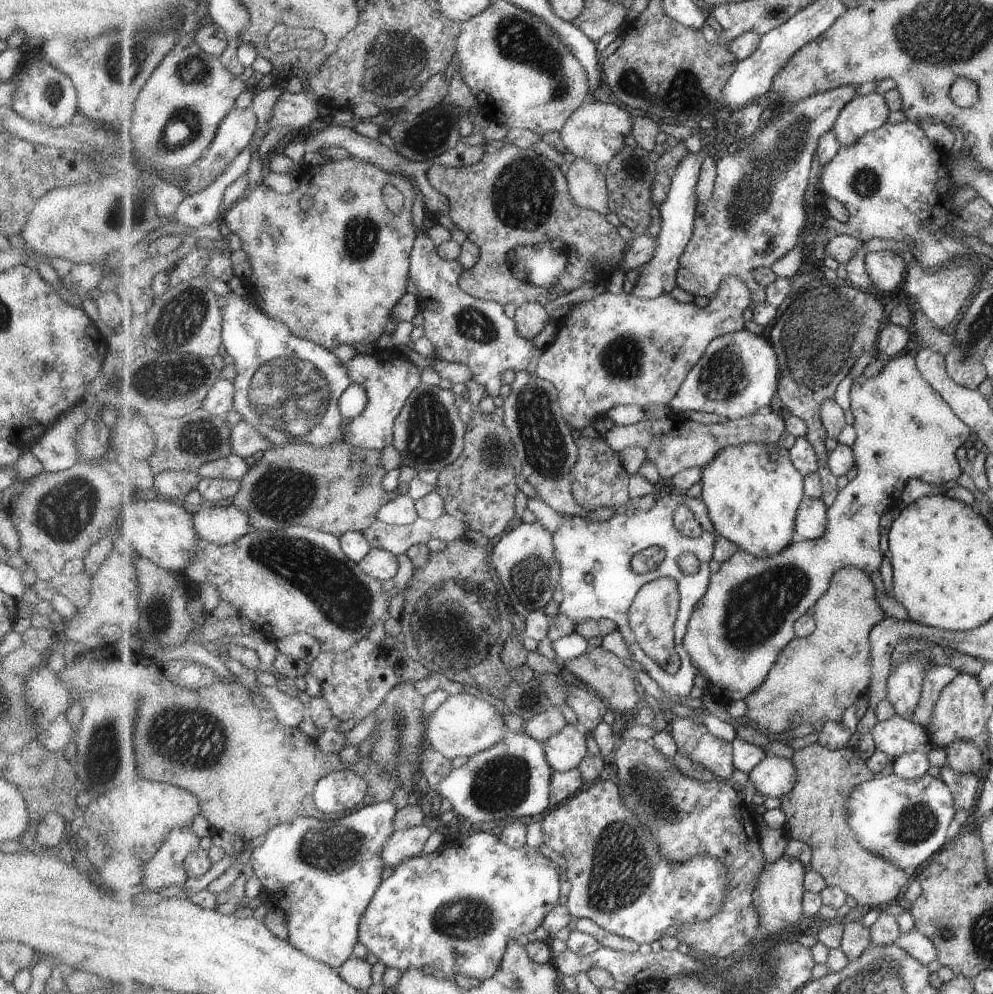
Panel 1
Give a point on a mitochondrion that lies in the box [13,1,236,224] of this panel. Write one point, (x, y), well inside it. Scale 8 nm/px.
(125, 58)

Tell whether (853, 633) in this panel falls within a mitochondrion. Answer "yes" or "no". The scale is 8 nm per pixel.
no

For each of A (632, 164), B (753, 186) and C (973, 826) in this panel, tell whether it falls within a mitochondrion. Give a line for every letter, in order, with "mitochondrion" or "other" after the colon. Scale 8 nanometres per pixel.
A: mitochondrion
B: mitochondrion
C: other

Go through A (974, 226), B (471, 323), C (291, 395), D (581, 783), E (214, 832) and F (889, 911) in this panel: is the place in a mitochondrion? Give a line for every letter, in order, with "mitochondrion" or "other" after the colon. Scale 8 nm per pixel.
A: other
B: mitochondrion
C: mitochondrion
D: other
E: other
F: other

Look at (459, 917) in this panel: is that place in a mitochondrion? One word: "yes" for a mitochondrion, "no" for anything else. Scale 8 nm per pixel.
yes

